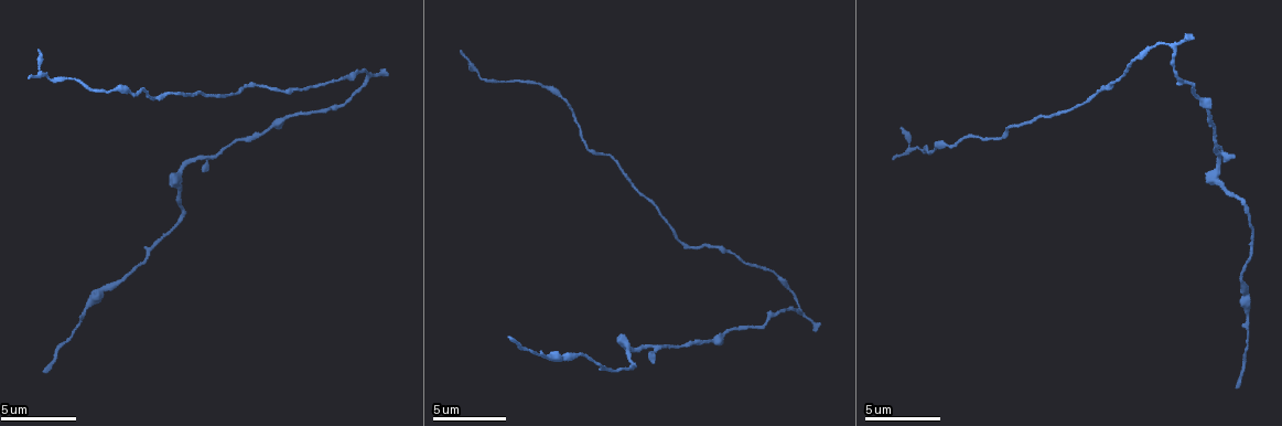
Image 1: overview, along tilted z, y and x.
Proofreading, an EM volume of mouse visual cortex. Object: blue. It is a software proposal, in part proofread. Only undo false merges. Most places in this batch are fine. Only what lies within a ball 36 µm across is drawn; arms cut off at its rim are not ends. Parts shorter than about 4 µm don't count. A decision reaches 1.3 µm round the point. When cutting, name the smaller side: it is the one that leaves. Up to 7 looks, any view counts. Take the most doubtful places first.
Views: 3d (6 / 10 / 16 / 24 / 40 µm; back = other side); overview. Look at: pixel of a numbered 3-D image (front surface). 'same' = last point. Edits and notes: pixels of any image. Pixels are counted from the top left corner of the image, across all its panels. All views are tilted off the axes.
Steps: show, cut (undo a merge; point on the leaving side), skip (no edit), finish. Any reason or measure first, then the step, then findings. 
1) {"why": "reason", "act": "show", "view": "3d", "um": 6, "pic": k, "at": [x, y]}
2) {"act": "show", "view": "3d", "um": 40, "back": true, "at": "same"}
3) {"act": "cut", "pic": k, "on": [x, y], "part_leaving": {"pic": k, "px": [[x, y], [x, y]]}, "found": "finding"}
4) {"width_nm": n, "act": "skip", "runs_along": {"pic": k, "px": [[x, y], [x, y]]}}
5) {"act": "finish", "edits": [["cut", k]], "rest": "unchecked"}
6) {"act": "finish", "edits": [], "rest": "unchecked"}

{"why": "two arms in line, one across", "act": "show", "view": "3d", "um": 10, "pic": 1, "at": [660, 347]}

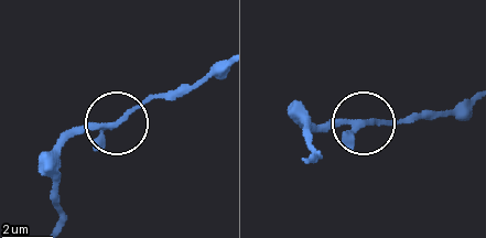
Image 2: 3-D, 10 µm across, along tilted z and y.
{"act": "show", "view": "3d", "um": 6, "pic": 2, "at": [116, 123]}

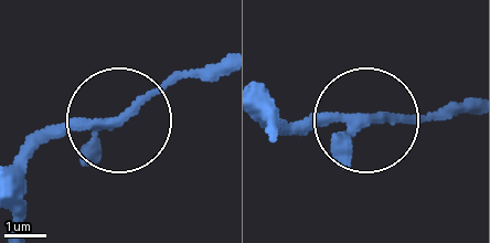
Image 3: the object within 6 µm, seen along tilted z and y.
{"act": "skip", "runs_along": {"pic": 3, "px": [[214, 62], [119, 112], [27, 135]]}, "found": "one cell here"}

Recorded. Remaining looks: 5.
{"why": "sudden change in width", "act": "show", "view": "3d", "um": 16, "pic": 1, "at": [627, 367]}

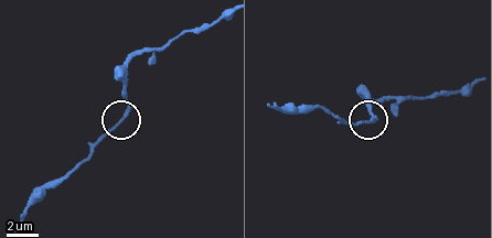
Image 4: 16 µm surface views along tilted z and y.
{"act": "skip", "runs_along": {"pic": 4, "px": [[472, 82], [426, 97], [370, 96], [374, 116], [340, 122]]}, "found": "all the same cell"}

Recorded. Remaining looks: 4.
{"why": "calibre changes", "act": "show", "view": "3d", "um": 10, "pic": 1, "at": [1241, 285]}

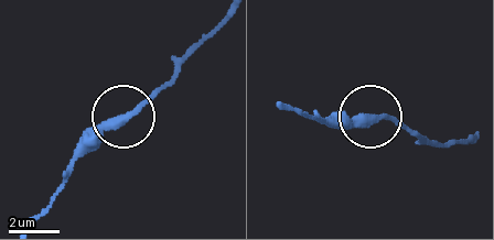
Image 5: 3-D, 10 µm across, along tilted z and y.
{"act": "show", "view": "3d", "um": 10, "back": true, "pic": 5, "at": [376, 117]}

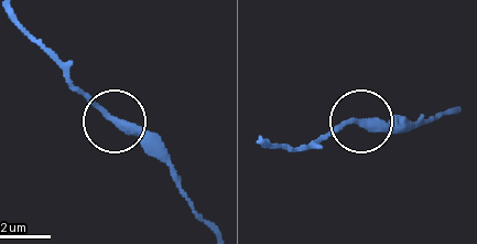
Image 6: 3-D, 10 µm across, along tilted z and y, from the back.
{"act": "skip", "runs_along": {"pic": 6, "px": [[11, 16], [65, 74], [175, 176]]}, "found": "one cell here"}

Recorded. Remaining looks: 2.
{"why": "calibre changes", "act": "show", "view": "3d", "um": 10, "pic": 1, "at": [958, 142]}

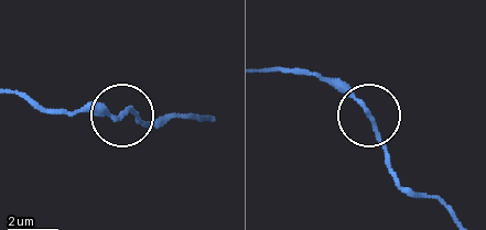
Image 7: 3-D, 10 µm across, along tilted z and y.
{"act": "skip", "runs_along": {"pic": 7, "px": [[207, 118], [148, 122], [130, 112], [78, 109]]}, "found": "one cell here"}

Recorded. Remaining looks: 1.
{"act": "finish", "edits": [], "rest": "unchecked"}

